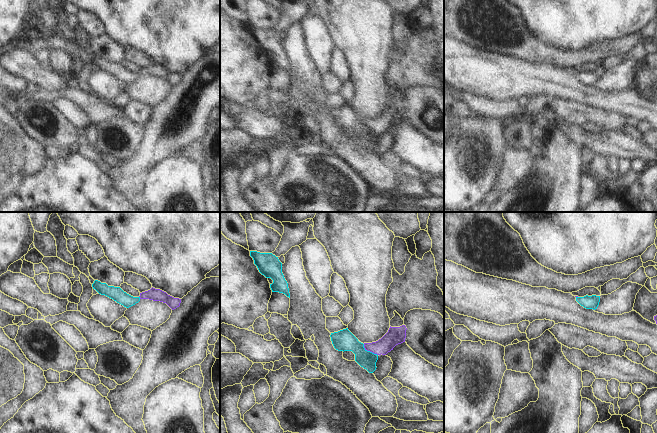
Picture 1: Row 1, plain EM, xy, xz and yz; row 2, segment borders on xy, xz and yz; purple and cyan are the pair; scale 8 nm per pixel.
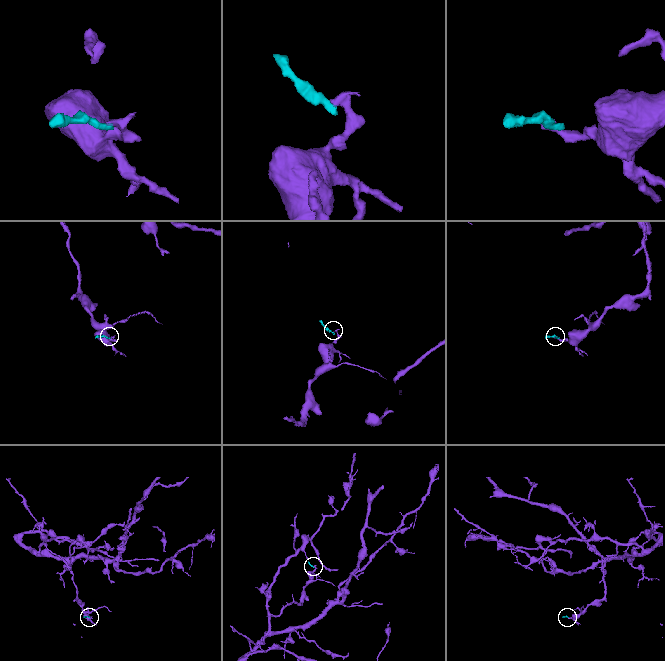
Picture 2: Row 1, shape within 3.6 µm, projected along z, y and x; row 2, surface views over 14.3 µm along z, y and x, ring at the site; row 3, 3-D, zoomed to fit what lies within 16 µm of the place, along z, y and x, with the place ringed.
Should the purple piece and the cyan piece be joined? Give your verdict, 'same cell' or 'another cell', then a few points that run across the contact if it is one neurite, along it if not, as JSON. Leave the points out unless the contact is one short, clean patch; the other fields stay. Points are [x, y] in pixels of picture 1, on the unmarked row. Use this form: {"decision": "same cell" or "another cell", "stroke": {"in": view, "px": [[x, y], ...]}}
{"decision": "another cell", "stroke": {"in": "xz", "px": [[363, 120], [367, 126], [377, 131]]}}

